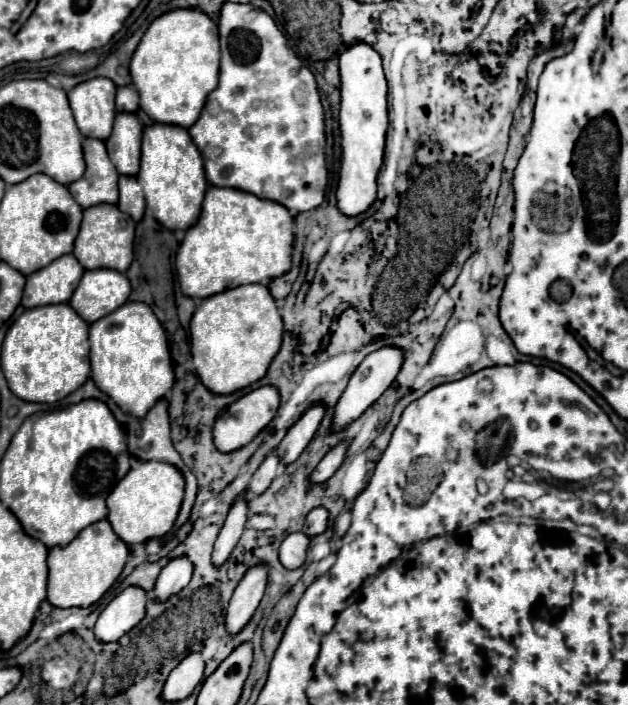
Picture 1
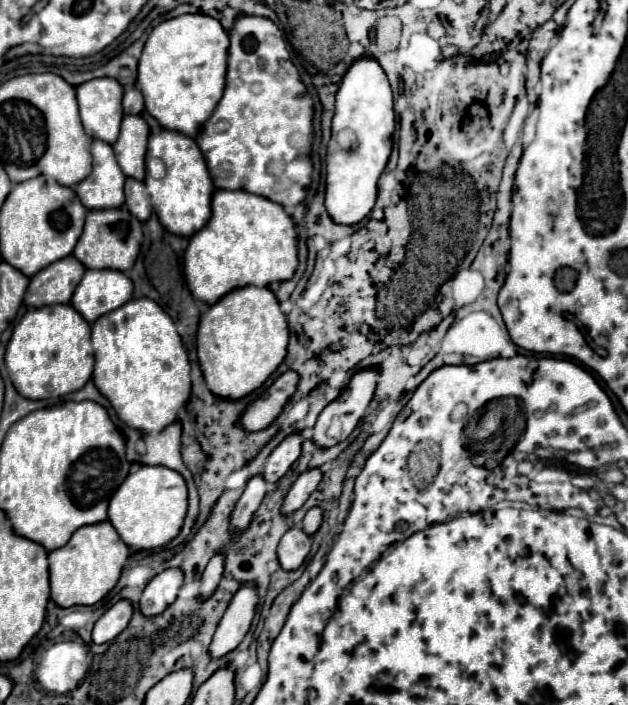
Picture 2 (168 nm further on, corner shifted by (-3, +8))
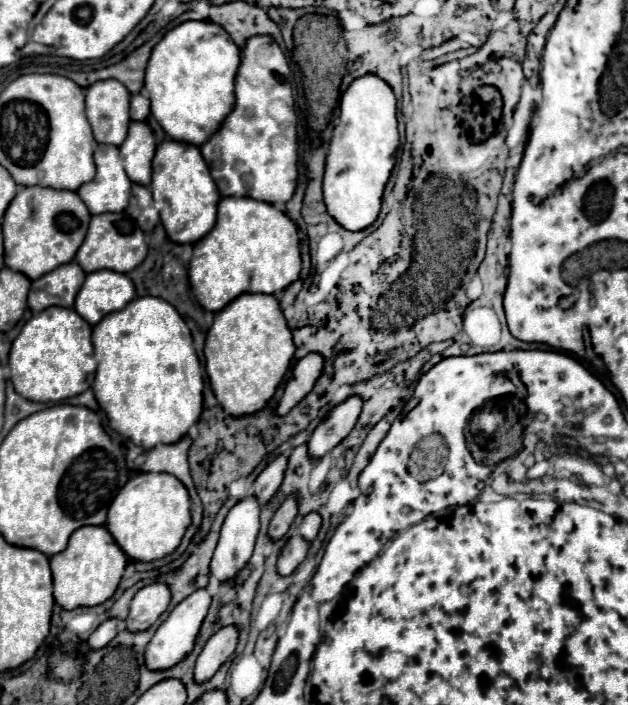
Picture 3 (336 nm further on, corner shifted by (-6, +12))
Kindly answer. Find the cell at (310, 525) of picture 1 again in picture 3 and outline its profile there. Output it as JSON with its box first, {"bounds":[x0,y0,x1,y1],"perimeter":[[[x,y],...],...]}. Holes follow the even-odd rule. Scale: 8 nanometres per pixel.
{"bounds":[298,512,322,542],"perimeter":[[[310,512],[308,516],[304,516],[304,522],[302,522],[300,528],[298,528],[300,536],[302,536],[304,540],[312,542],[312,540],[316,538],[318,530],[320,530],[320,522],[322,522],[322,518],[320,518],[320,514],[316,514],[316,512]]]}

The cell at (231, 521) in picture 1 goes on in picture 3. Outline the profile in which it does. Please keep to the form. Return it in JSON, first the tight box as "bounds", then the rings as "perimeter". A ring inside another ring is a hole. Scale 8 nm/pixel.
{"bounds":[144,588,210,670],"perimeter":[[[206,588],[196,590],[194,594],[190,594],[188,598],[184,598],[170,614],[168,618],[158,626],[156,634],[152,636],[152,640],[146,646],[144,652],[144,664],[148,670],[168,670],[174,668],[178,662],[182,662],[194,648],[196,636],[200,632],[200,626],[208,614],[210,608],[210,594]]]}

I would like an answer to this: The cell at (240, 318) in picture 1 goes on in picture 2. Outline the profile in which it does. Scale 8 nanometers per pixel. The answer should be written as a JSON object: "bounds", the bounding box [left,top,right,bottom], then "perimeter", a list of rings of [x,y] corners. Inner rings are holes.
{"bounds":[197,286,287,396],"perimeter":[[[243,286],[225,294],[201,316],[197,330],[197,356],[209,390],[215,396],[247,396],[283,362],[287,342],[287,318],[269,288]]]}

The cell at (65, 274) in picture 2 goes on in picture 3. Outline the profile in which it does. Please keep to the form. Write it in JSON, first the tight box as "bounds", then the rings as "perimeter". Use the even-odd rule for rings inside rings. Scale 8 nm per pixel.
{"bounds":[28,262,84,312],"perimeter":[[[76,262],[62,264],[60,268],[44,274],[42,278],[32,282],[32,290],[28,294],[28,306],[32,312],[42,312],[48,306],[72,308],[76,292],[84,282],[84,272]]]}

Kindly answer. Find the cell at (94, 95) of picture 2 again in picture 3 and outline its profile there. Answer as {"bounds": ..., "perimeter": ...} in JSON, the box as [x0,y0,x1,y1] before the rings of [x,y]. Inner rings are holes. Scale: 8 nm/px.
{"bounds":[86,80,130,146],"perimeter":[[[118,80],[88,86],[86,116],[98,144],[120,146],[130,126],[130,92]]]}

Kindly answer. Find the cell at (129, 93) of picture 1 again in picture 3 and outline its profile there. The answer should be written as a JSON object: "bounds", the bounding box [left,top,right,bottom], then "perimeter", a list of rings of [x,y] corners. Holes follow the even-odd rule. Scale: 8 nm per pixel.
{"bounds":[130,94,150,122],"perimeter":[[[134,94],[130,100],[130,118],[136,122],[146,120],[150,114],[150,100],[144,94]]]}

